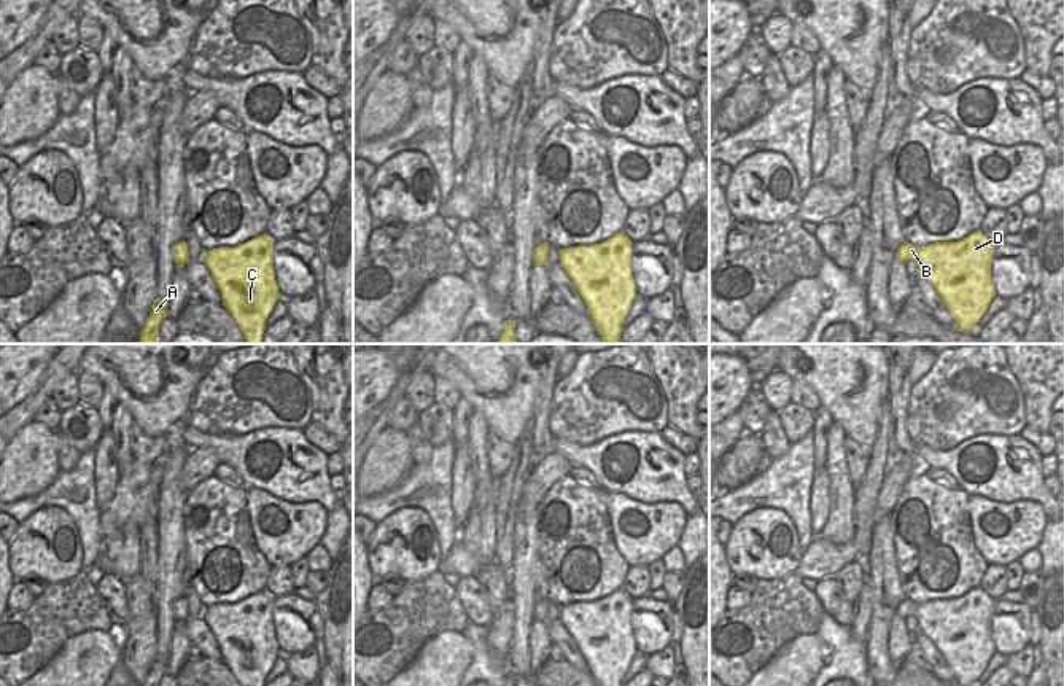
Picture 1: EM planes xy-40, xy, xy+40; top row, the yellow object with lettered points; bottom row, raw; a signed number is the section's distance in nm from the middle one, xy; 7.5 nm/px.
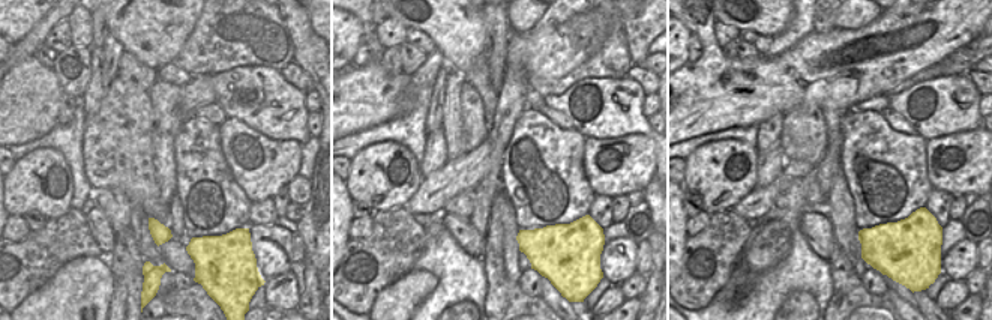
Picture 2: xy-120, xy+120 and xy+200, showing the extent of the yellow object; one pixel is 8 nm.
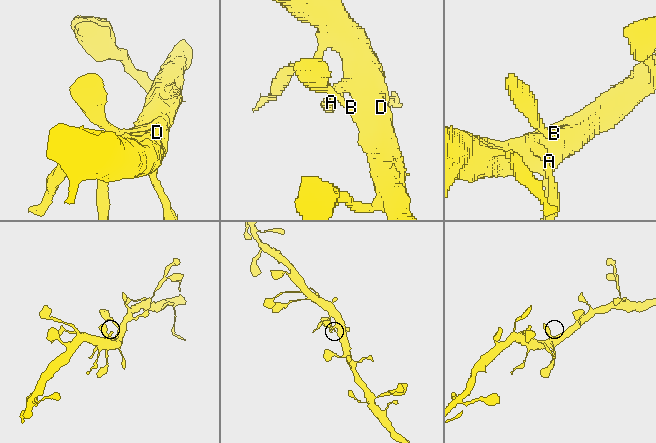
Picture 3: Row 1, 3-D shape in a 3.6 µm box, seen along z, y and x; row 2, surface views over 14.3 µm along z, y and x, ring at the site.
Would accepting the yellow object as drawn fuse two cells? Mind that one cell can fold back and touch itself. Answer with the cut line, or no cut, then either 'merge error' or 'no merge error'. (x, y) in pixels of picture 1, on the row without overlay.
no cut | no merge error

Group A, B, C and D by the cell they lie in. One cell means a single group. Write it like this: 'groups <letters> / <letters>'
groups A B C D

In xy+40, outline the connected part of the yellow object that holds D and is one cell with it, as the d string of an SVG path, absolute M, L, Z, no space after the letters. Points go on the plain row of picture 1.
M980 586L957 598L935 598L916 603L903 598L895 614L918 621L919 632L943 656L957 686L972 686L996 653L991 637L994 610L991 598Z

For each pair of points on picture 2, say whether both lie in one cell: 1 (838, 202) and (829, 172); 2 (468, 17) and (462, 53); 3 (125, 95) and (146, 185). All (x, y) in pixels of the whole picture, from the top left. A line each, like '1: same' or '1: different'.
1: different
2: same
3: same

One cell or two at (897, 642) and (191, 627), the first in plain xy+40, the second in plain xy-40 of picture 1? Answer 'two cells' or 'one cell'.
two cells

